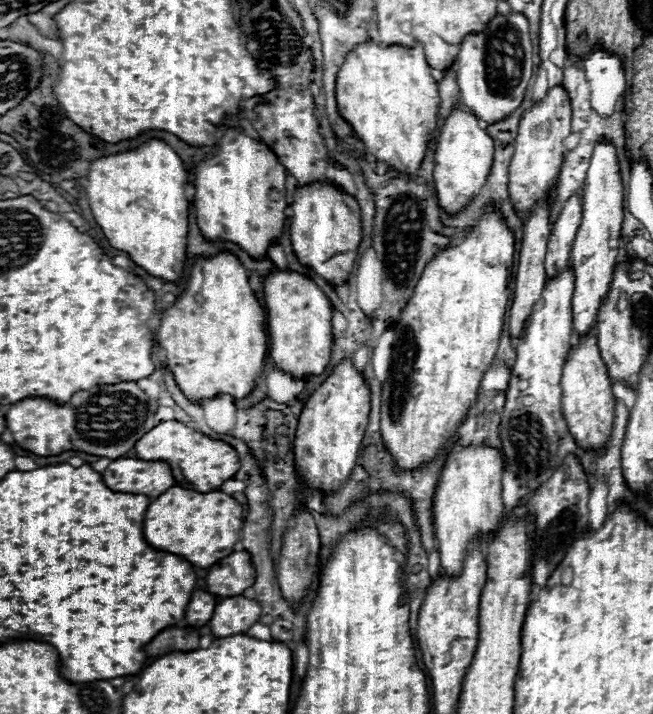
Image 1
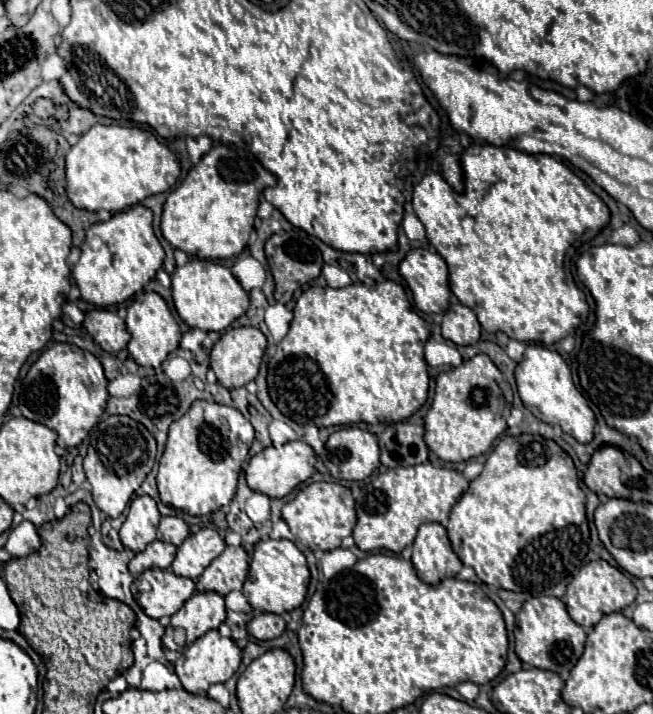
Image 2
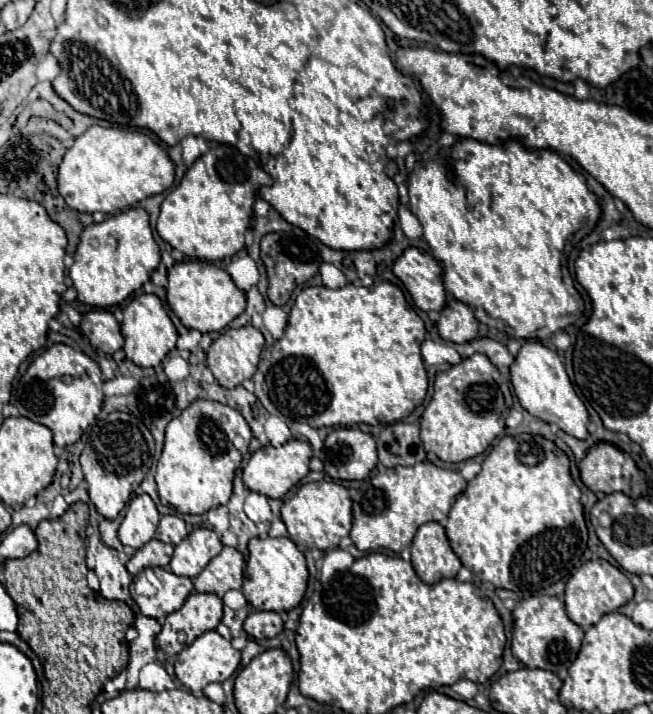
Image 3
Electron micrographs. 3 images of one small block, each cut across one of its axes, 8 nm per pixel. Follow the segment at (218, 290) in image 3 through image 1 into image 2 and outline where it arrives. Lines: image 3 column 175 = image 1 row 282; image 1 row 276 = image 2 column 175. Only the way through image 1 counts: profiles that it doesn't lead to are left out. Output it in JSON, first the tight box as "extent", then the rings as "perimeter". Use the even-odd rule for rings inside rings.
{"extent":[170,260,250,332],"perimeter":[[[188,260],[184,266],[176,266],[170,274],[172,278],[172,300],[178,316],[192,328],[200,328],[204,332],[222,332],[236,318],[246,314],[250,306],[248,292],[238,284],[234,274],[220,264],[208,260]]]}

